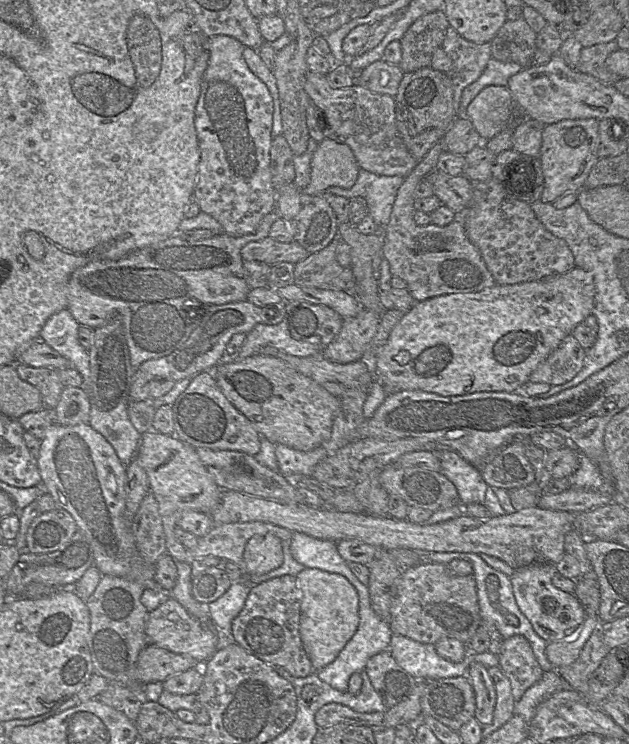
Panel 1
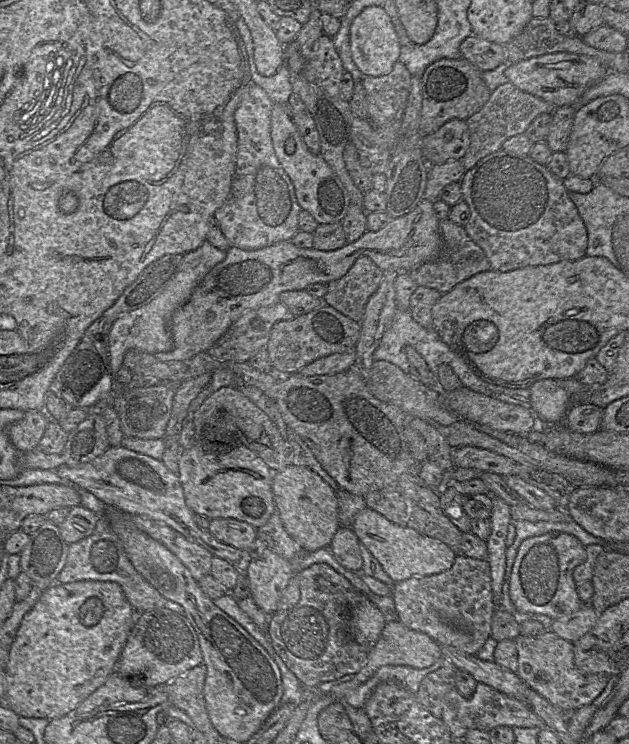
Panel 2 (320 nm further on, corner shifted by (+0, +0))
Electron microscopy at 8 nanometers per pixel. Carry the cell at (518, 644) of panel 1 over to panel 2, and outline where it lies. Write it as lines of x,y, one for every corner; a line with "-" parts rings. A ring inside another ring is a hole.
551,630
537,636
519,635
514,641
518,652
517,675
528,687
565,713
592,704
611,678
607,674
581,673
574,661
574,643

